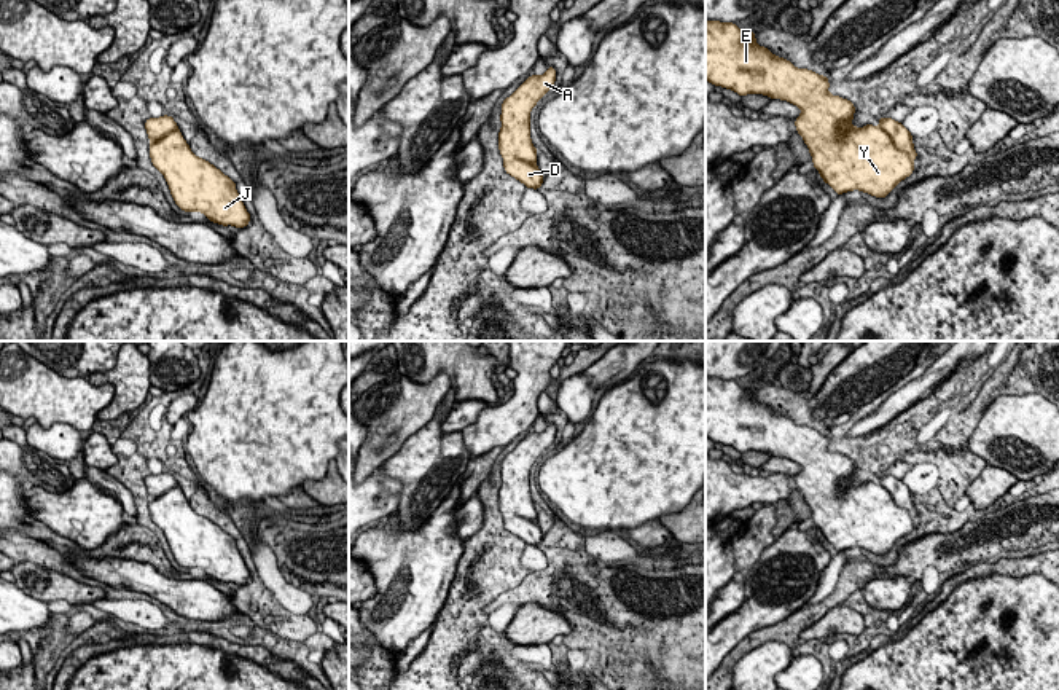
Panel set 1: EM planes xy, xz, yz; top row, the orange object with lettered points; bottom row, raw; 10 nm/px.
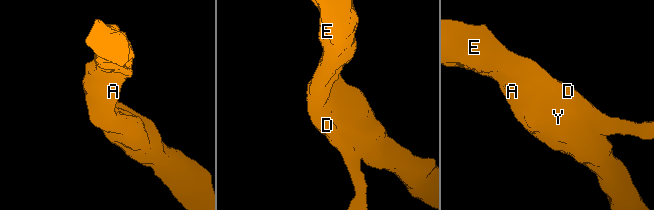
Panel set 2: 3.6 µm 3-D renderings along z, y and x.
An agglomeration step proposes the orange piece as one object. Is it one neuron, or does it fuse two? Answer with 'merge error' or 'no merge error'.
no merge error

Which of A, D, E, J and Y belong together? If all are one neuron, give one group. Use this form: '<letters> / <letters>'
A D E J Y

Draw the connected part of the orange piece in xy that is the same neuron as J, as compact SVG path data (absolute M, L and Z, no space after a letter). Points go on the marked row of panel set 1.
M172 116L145 121L150 158L164 175L175 204L188 212L202 212L210 222L244 228L250 222L236 183L209 161L197 158Z

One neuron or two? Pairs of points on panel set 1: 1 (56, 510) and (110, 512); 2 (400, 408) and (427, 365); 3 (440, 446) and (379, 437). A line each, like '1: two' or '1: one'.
1: one
2: two
3: two

